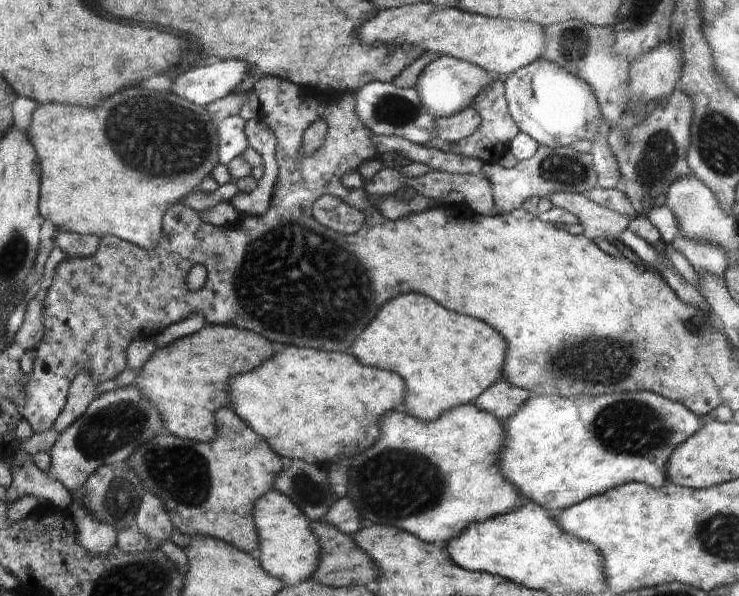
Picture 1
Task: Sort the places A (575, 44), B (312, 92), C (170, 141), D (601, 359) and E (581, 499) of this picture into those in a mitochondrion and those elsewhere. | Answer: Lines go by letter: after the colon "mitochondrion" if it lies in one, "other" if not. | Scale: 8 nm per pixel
A: mitochondrion
B: other
C: mitochondrion
D: mitochondrion
E: other

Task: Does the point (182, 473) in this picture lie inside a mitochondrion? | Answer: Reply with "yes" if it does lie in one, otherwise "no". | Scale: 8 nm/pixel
yes

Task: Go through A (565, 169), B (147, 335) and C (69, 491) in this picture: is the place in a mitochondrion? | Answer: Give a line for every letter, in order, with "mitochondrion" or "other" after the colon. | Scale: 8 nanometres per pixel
A: mitochondrion
B: other
C: other

